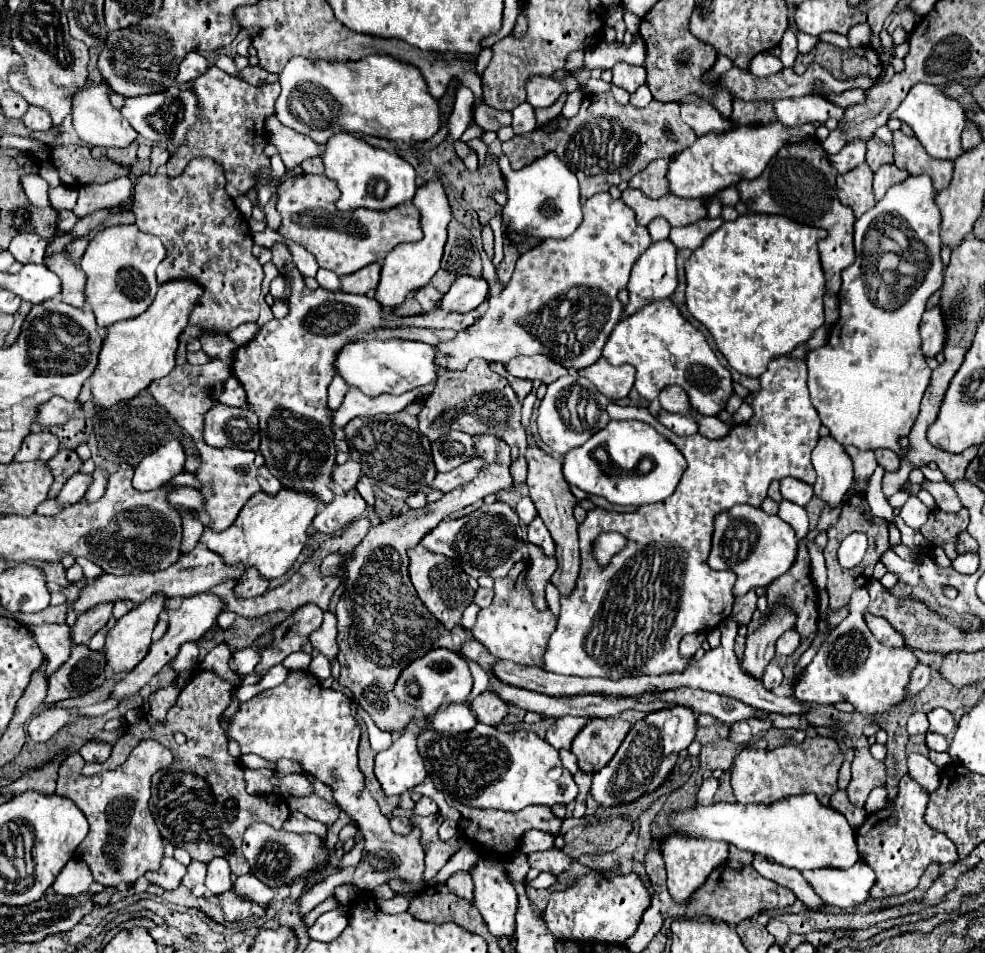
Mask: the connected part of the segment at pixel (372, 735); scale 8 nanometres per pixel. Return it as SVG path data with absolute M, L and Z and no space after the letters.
M359 705L357 706L357 713L363 718L367 726L371 748L376 752L389 748L393 743L393 735L389 732L381 731L371 717Z

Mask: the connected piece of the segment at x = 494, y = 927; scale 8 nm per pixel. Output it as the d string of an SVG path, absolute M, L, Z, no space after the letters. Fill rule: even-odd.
M481 858L473 868L471 868L471 878L475 884L473 890L473 904L481 912L489 932L493 936L511 936L515 930L515 912L517 912L517 892L513 884L505 876L505 862L499 858Z

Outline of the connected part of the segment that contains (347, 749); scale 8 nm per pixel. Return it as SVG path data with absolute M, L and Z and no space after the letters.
M291 670L289 678L275 688L263 690L259 692L255 698L251 698L249 702L243 702L239 712L233 716L231 724L221 722L225 734L233 740L239 742L241 752L243 754L257 754L269 762L277 762L281 758L289 758L289 760L297 760L303 764L303 768L315 776L317 780L325 782L327 786L333 788L333 798L335 802L355 820L355 824L359 826L361 836L365 838L365 852L361 862L353 868L345 868L339 870L331 876L327 876L323 882L315 884L307 894L301 896L299 904L301 904L301 914L309 914L317 904L321 904L325 898L329 898L335 890L335 886L351 882L355 884L359 890L373 890L389 880L401 880L405 884L419 884L423 882L423 848L419 844L417 834L409 834L409 836L399 836L395 832L391 832L389 828L389 818L383 816L379 812L377 802L373 800L373 796L369 794L369 790L363 784L363 774L357 766L357 748L359 748L359 740L361 740L361 726L357 724L357 720L351 714L351 700L333 688L323 688L321 682L309 672L309 670Z

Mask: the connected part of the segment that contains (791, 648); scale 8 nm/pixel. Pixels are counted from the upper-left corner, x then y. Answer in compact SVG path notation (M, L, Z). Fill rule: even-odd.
M787 630L779 636L779 640L775 642L775 654L777 656L791 656L799 646L799 636L795 630Z

